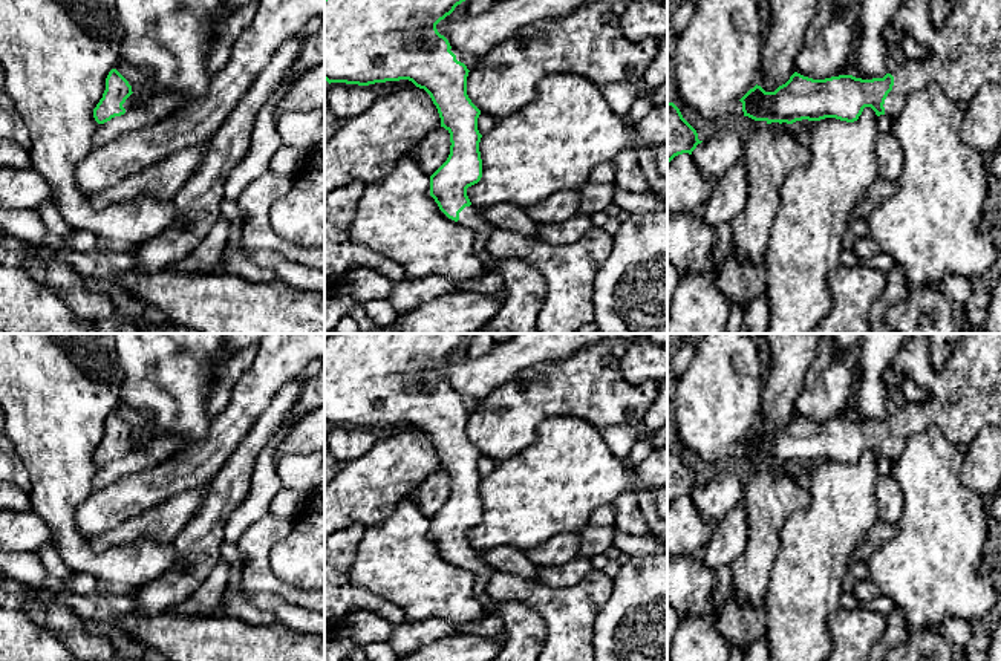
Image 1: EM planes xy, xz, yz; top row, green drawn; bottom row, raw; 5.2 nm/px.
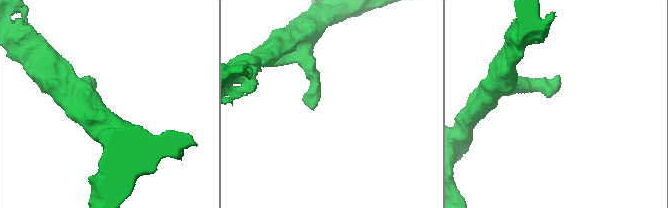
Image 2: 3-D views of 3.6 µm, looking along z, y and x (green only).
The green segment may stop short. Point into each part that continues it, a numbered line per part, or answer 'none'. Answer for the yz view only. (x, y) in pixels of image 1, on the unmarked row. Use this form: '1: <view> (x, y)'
1: yz (966, 395)

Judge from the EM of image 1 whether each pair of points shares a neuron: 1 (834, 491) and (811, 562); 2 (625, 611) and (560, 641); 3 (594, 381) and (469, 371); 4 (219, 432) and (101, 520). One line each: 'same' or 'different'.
1: same
2: different
3: different
4: same

